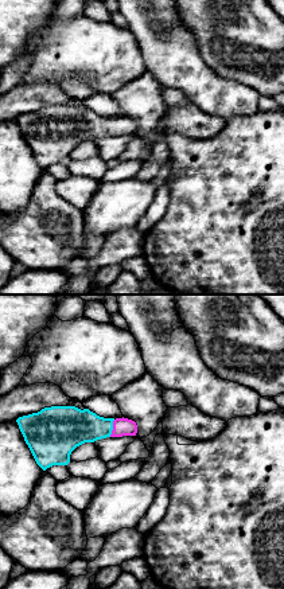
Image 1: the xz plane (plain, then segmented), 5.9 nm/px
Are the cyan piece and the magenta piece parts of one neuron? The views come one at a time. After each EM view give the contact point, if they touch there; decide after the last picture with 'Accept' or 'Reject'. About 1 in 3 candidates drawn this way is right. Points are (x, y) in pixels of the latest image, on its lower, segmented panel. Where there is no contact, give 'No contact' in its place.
Touches cyan at (112, 428)

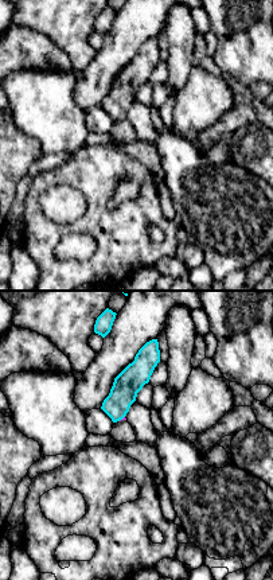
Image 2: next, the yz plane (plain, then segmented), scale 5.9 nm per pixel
Touches cyan at (121, 419)

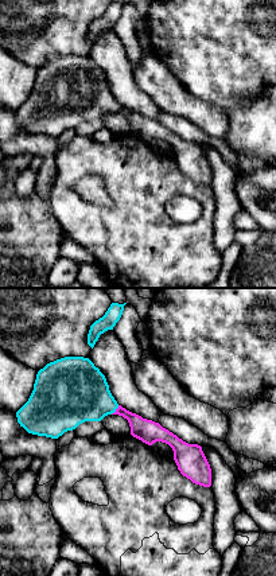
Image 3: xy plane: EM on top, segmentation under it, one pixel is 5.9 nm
Touches cyan at (115, 411)

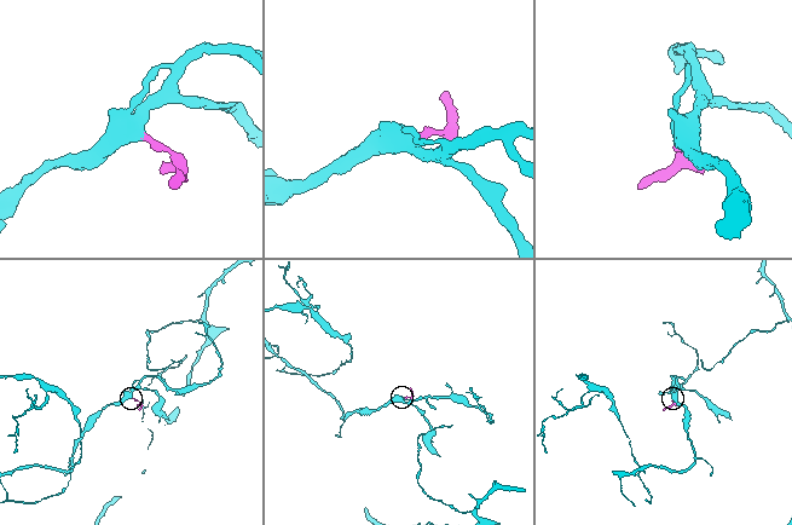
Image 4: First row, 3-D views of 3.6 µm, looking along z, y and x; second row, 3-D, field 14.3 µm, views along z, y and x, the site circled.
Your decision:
Accept

